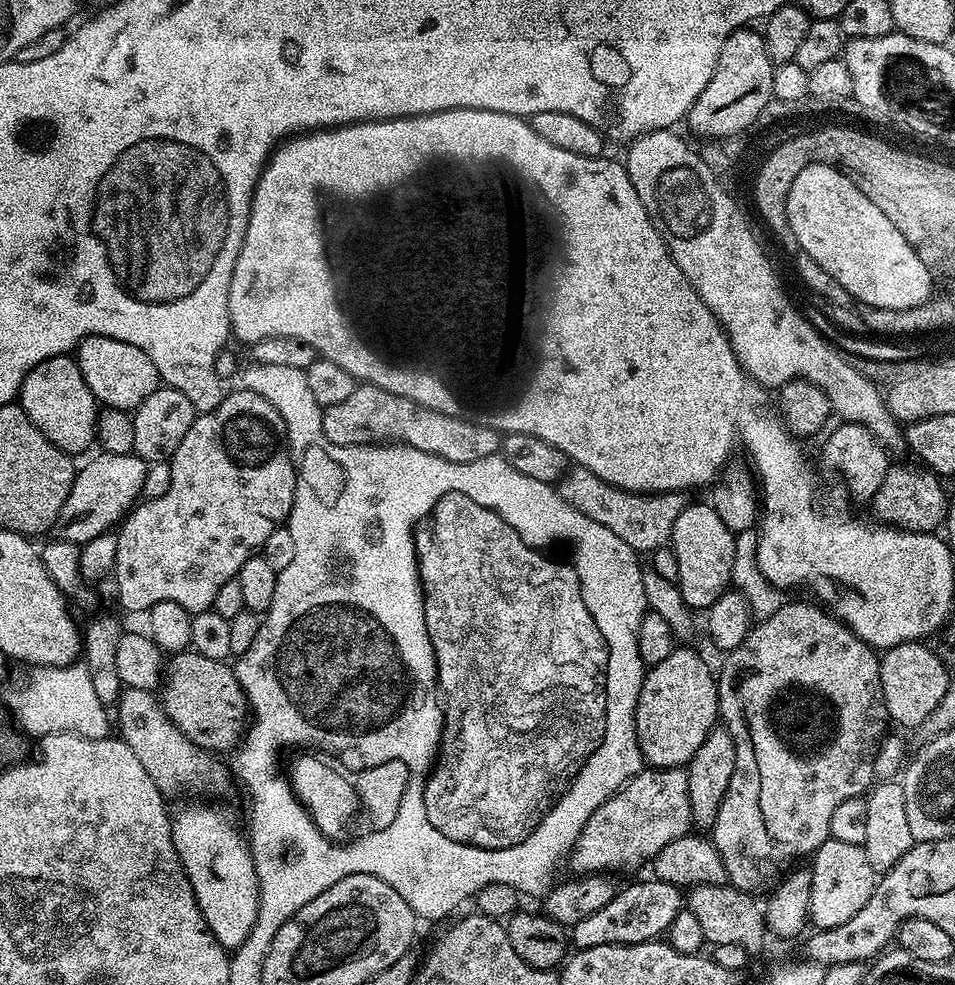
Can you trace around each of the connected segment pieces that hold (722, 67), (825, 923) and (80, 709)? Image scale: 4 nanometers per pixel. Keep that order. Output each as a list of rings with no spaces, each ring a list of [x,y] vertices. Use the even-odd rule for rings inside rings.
[[[745,26],[731,32],[722,46],[722,54],[718,54],[718,66],[706,82],[706,90],[698,94],[698,98],[692,104],[686,117],[686,124],[689,124],[698,135],[703,138],[726,137],[728,135],[740,136],[747,133],[746,130],[764,112],[764,107],[768,103],[773,103],[772,94],[772,74],[774,65],[768,56],[768,51],[764,45],[764,37],[759,31],[751,32],[751,27]]]
[[[829,838],[821,848],[816,849],[810,862],[813,886],[810,890],[809,912],[811,923],[817,929],[842,926],[842,922],[850,922],[866,902],[870,902],[870,894],[874,894],[878,883],[878,874],[874,866],[870,866],[870,858],[866,858],[866,850],[848,840]]]
[[[77,662],[57,668],[36,666],[31,672],[27,677],[31,687],[19,696],[14,707],[20,715],[20,720],[32,729],[36,737],[43,738],[55,732],[69,732],[82,738],[103,740],[109,735],[110,714],[93,689],[86,663]]]

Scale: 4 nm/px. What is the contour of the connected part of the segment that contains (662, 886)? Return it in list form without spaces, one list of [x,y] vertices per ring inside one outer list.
[[[655,878],[647,879],[640,880],[621,892],[617,891],[606,902],[606,906],[602,906],[602,910],[571,925],[571,943],[576,943],[575,947],[581,949],[603,944],[646,944],[663,937],[682,910],[682,892],[675,884],[667,884]]]

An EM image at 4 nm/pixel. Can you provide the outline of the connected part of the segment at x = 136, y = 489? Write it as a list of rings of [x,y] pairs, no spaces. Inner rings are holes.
[[[108,452],[97,455],[77,471],[70,494],[56,519],[54,536],[57,540],[83,546],[104,533],[111,533],[141,499],[140,491],[150,471],[141,456]]]

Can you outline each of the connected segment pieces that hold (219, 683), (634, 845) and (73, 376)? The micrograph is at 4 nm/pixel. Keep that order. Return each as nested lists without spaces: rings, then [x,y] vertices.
[[[194,650],[175,653],[166,664],[166,675],[162,681],[163,690],[164,713],[180,727],[186,738],[193,740],[200,748],[207,748],[213,754],[228,751],[231,753],[243,741],[250,724],[248,695],[242,690],[235,671],[225,661],[206,658]]]
[[[654,768],[641,770],[638,775],[628,781],[620,791],[614,793],[582,826],[582,834],[578,834],[576,845],[570,853],[573,873],[604,874],[607,868],[636,868],[639,864],[647,865],[674,838],[689,835],[693,827],[690,810],[690,790],[688,774],[684,768]]]
[[[71,355],[55,356],[30,370],[20,388],[18,403],[26,410],[30,422],[46,434],[48,441],[64,452],[84,452],[97,439],[98,401],[86,386],[82,370]]]

